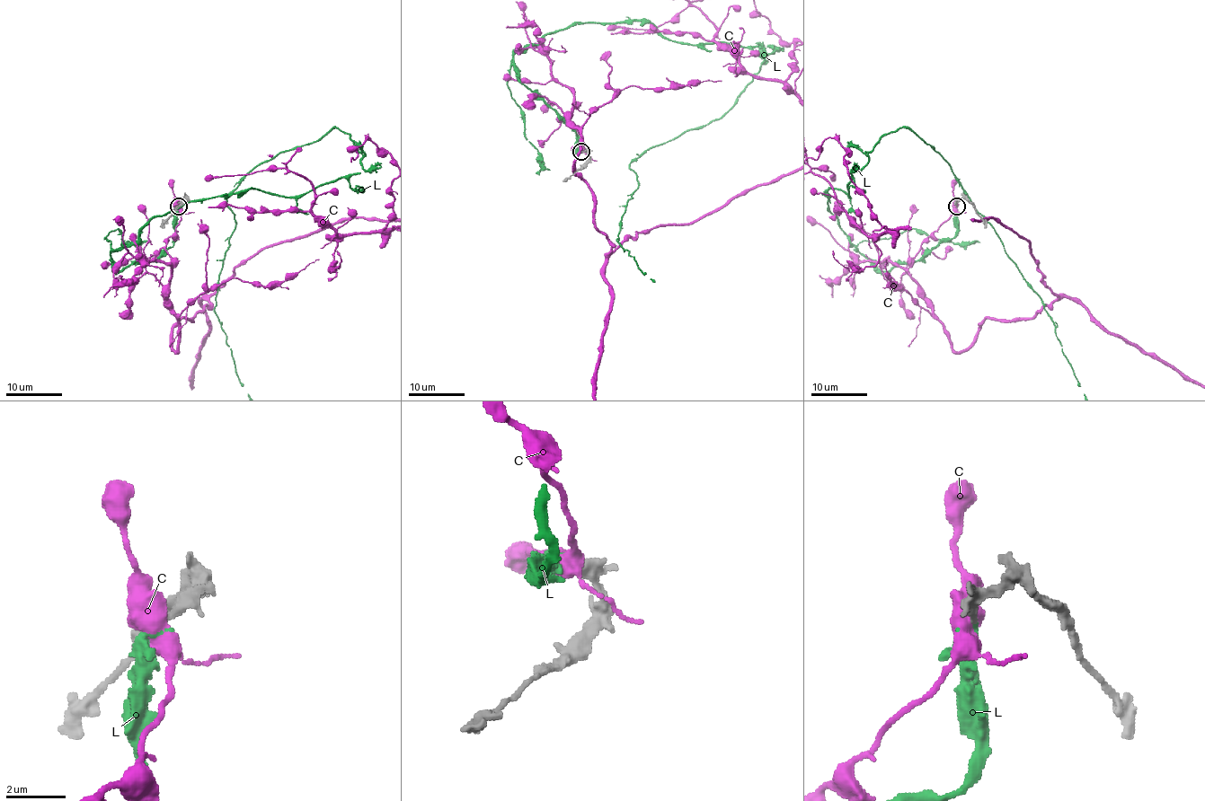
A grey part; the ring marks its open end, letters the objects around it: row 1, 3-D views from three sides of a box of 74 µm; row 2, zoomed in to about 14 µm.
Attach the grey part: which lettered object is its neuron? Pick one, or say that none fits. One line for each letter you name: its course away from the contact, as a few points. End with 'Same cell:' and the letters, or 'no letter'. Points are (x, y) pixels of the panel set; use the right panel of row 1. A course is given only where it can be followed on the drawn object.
L: Its course: (956, 206), (880, 271), (827, 191), (906, 127), (1054, 326)
Same cell: L

